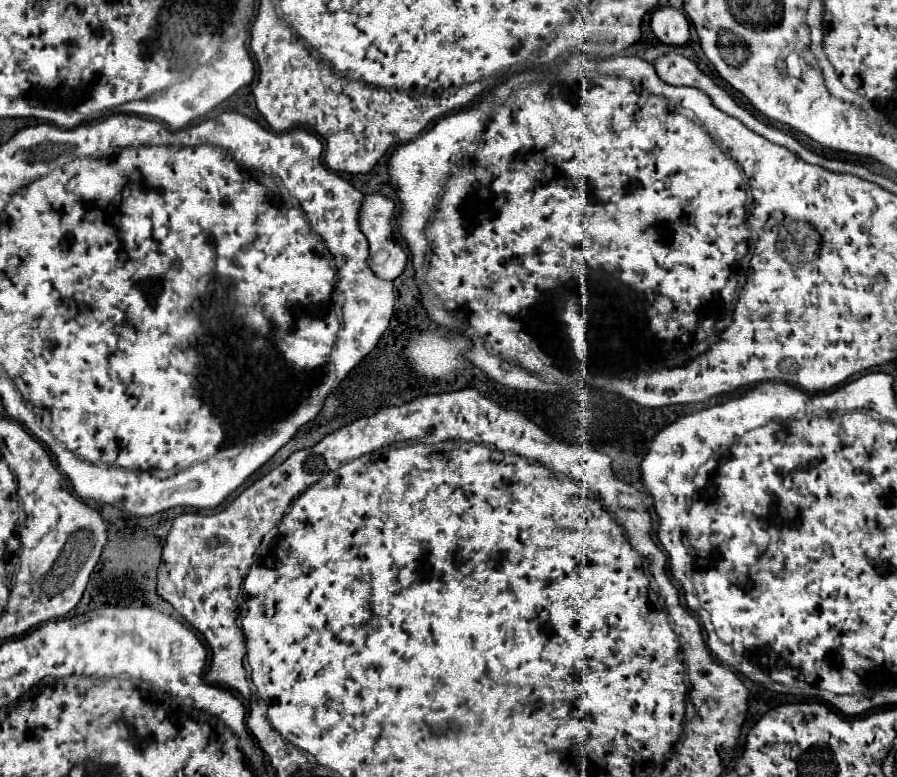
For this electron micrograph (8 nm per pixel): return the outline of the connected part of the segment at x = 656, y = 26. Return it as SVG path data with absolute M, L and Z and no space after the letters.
M676 8L656 10L652 14L650 26L664 46L682 48L690 42L690 24L688 24L686 16Z

